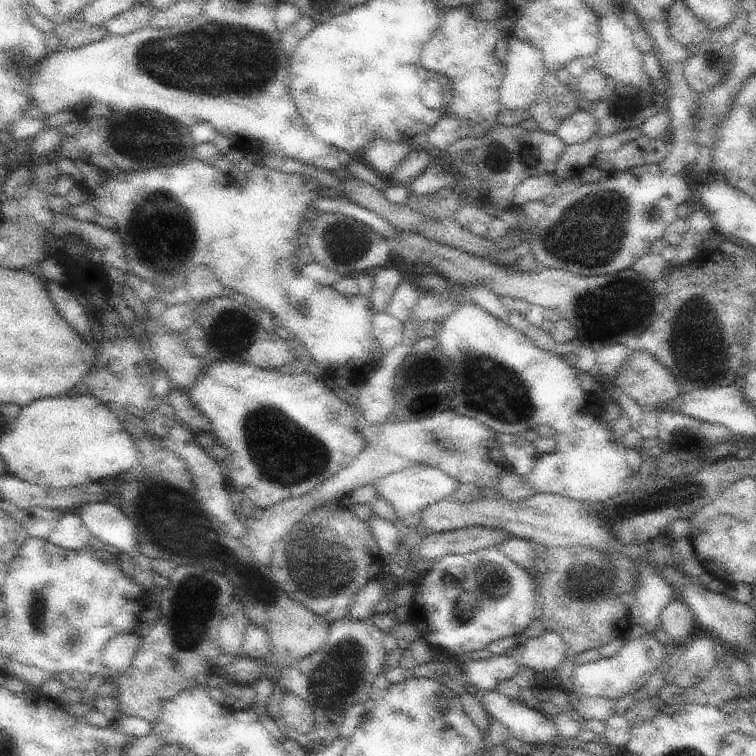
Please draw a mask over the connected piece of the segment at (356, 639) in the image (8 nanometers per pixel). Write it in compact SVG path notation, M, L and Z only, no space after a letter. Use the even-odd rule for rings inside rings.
M393 608L385 614L373 614L365 622L357 622L347 616L343 620L333 622L329 626L329 636L327 636L327 642L323 644L323 648L319 648L315 654L311 654L291 666L285 666L285 670L279 672L279 676L275 678L275 684L273 684L275 688L261 710L279 726L281 734L285 738L303 746L307 750L307 754L323 750L333 740L341 738L339 732L341 732L341 724L343 724L347 710L353 704L365 702L369 698L373 680L379 674L383 674L383 670L387 670L387 666L385 666L387 652L383 650L381 642L387 636L387 632L393 630L395 626L397 626L397 622L395 622ZM283 694L295 694L313 708L315 724L311 726L309 734L301 734L301 732L289 728L289 724L281 718Z

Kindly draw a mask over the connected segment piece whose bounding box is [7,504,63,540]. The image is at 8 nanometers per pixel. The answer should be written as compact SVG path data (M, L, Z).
M7 504L7 512L23 524L25 532L29 538L41 538L47 540L51 530L55 530L59 518L63 516L61 510L51 510L51 508L29 508L29 510L19 510L11 504Z

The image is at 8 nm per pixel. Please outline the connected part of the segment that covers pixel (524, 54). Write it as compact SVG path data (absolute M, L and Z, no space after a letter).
M509 38L505 56L505 78L499 88L501 104L505 110L529 110L535 100L539 86L545 80L547 66L543 52L527 40Z

